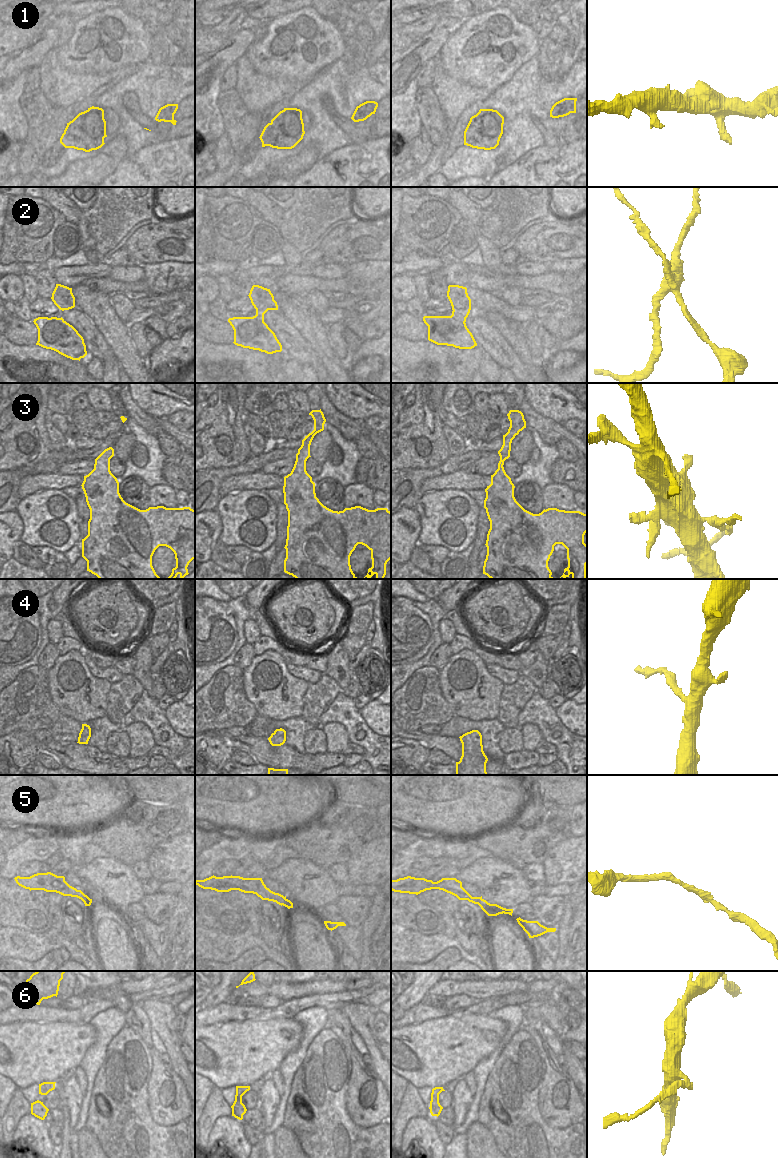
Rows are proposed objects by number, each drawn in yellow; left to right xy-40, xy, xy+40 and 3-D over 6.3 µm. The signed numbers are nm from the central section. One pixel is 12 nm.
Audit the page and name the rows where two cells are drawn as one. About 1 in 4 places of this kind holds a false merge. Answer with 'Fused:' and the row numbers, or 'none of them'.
Fused: 2, 6

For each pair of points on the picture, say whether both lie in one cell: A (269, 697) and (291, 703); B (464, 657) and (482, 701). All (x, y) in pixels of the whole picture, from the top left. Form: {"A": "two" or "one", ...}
{"A": "one", "B": "one"}

